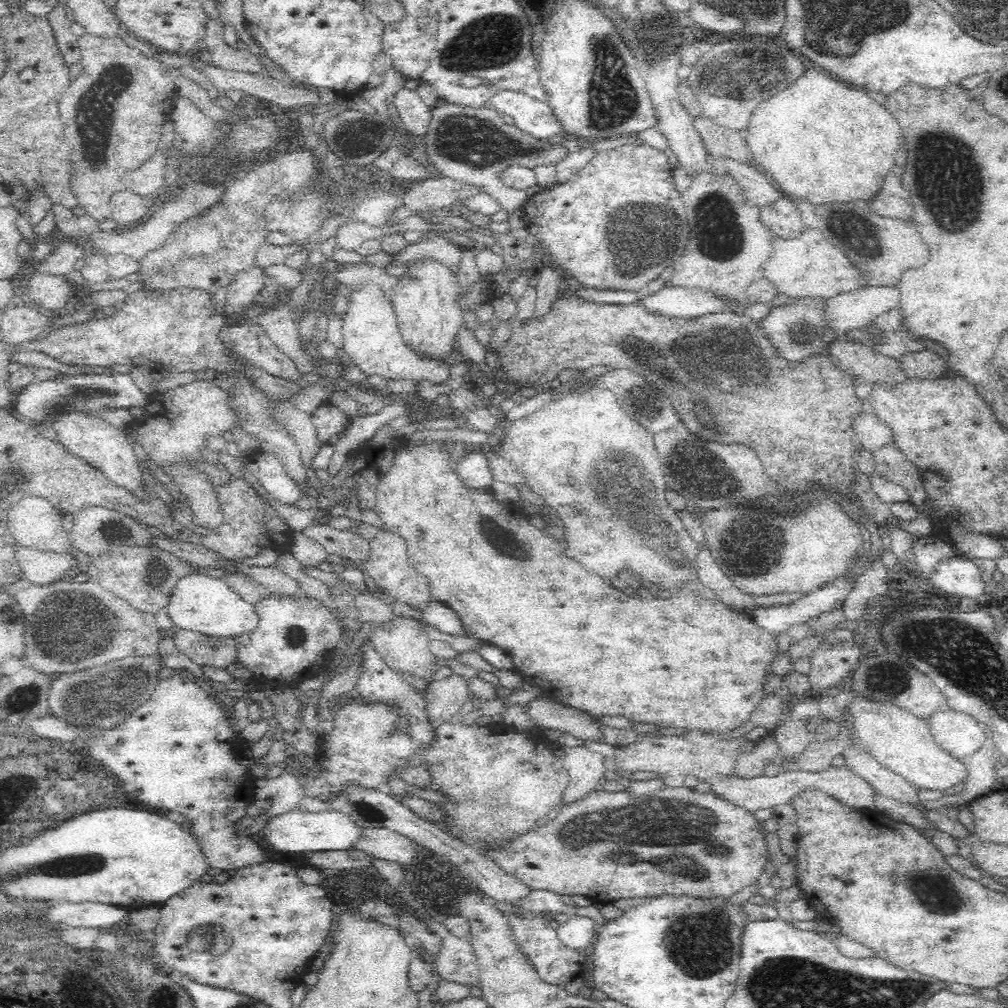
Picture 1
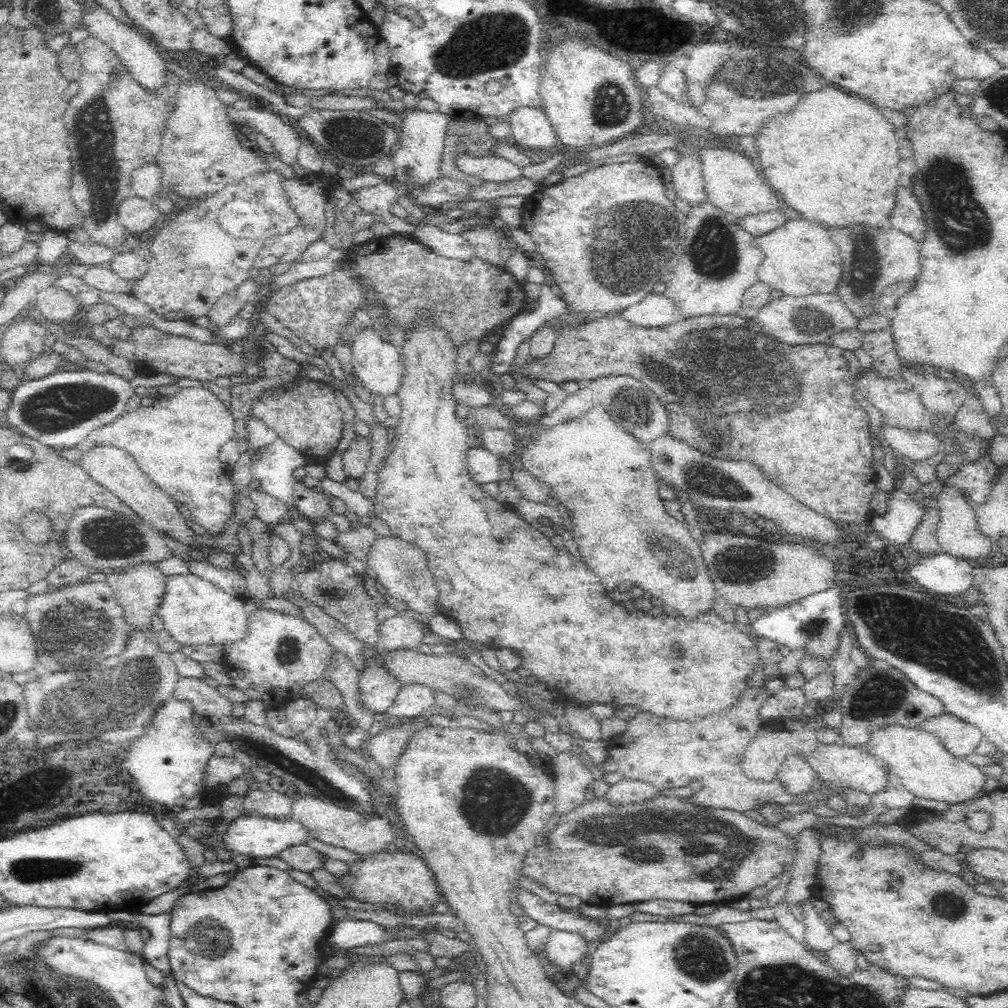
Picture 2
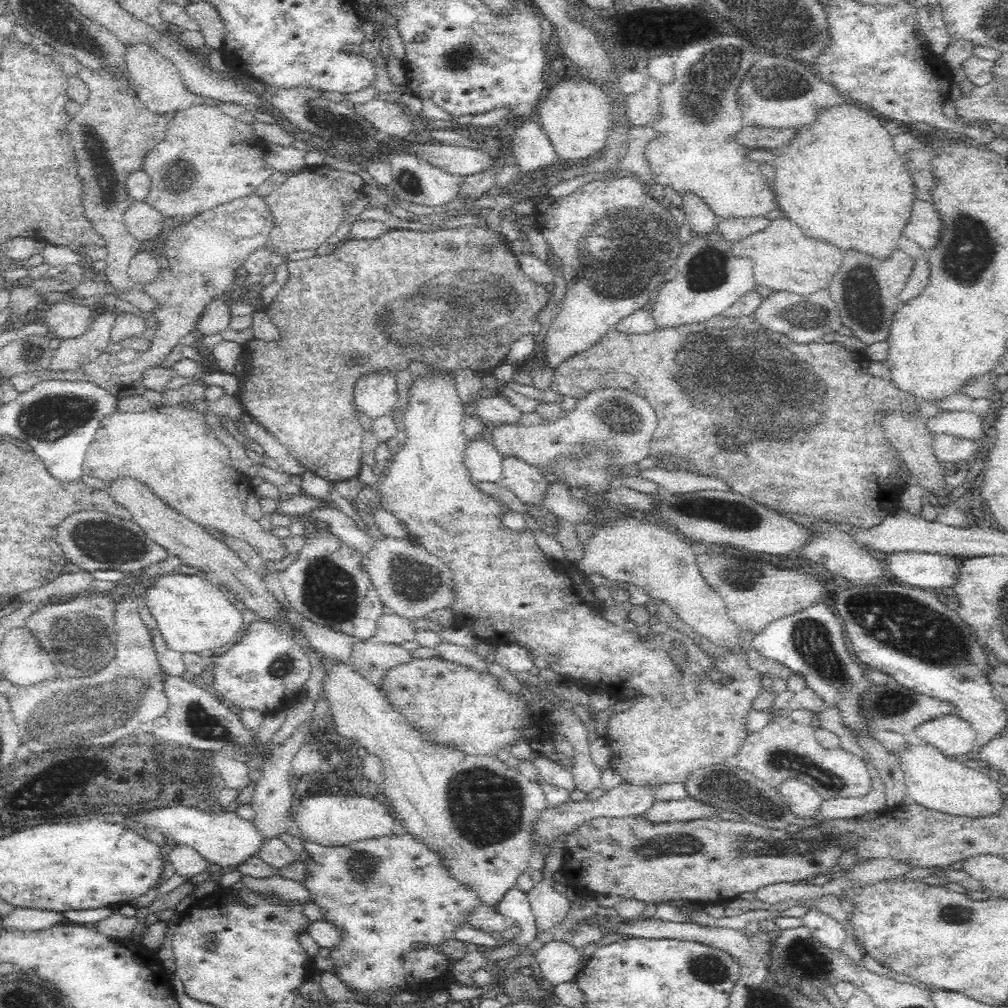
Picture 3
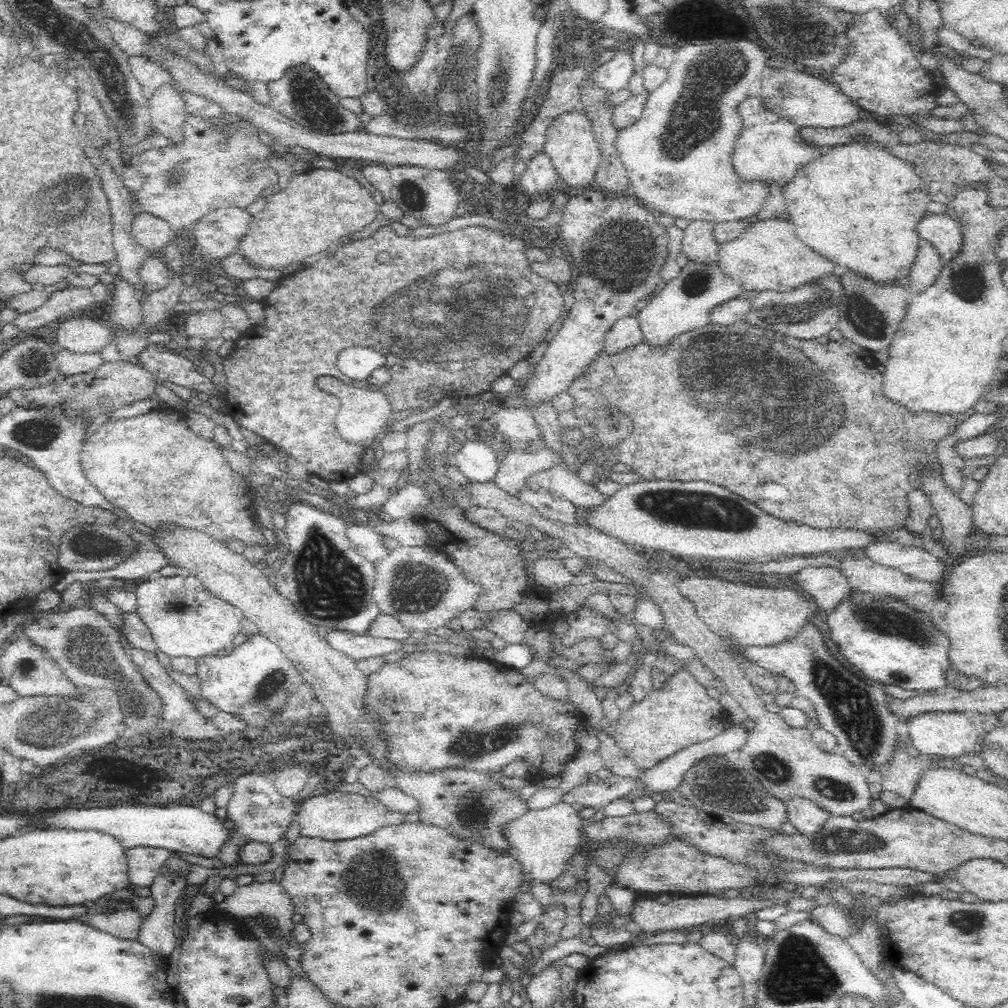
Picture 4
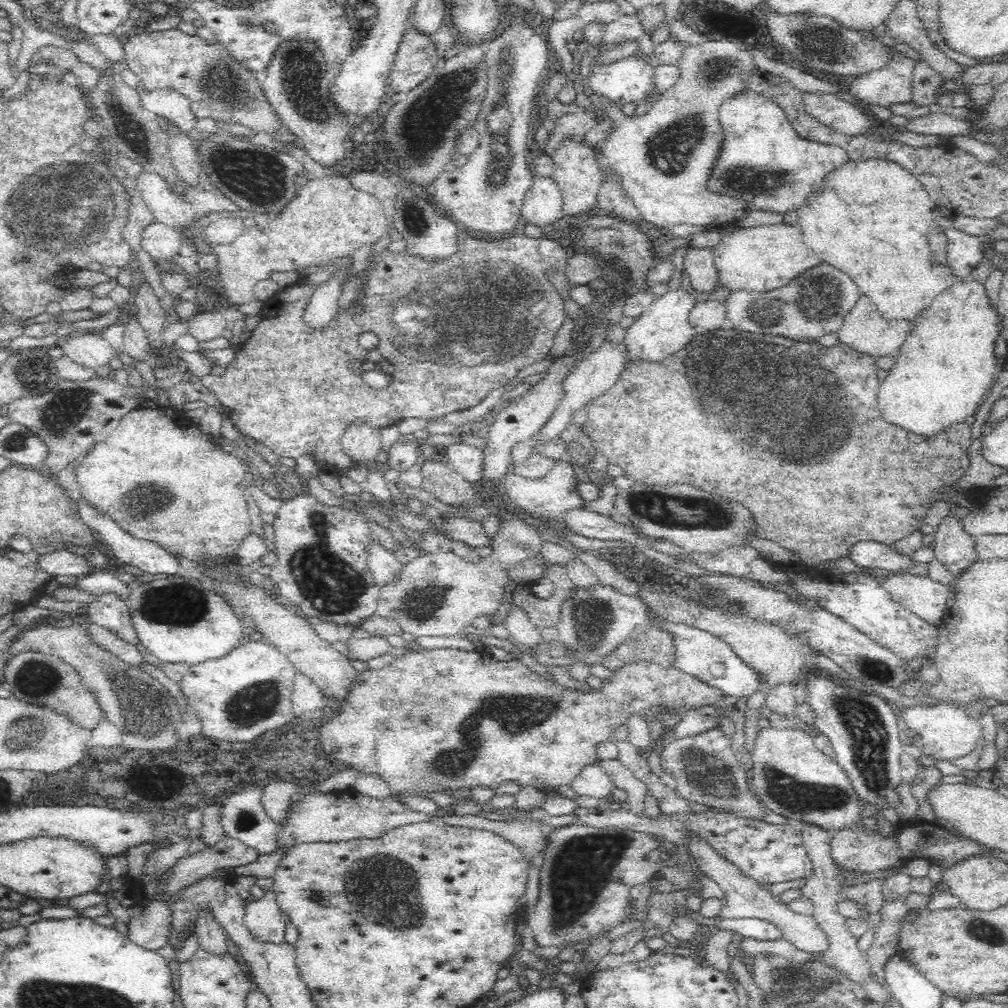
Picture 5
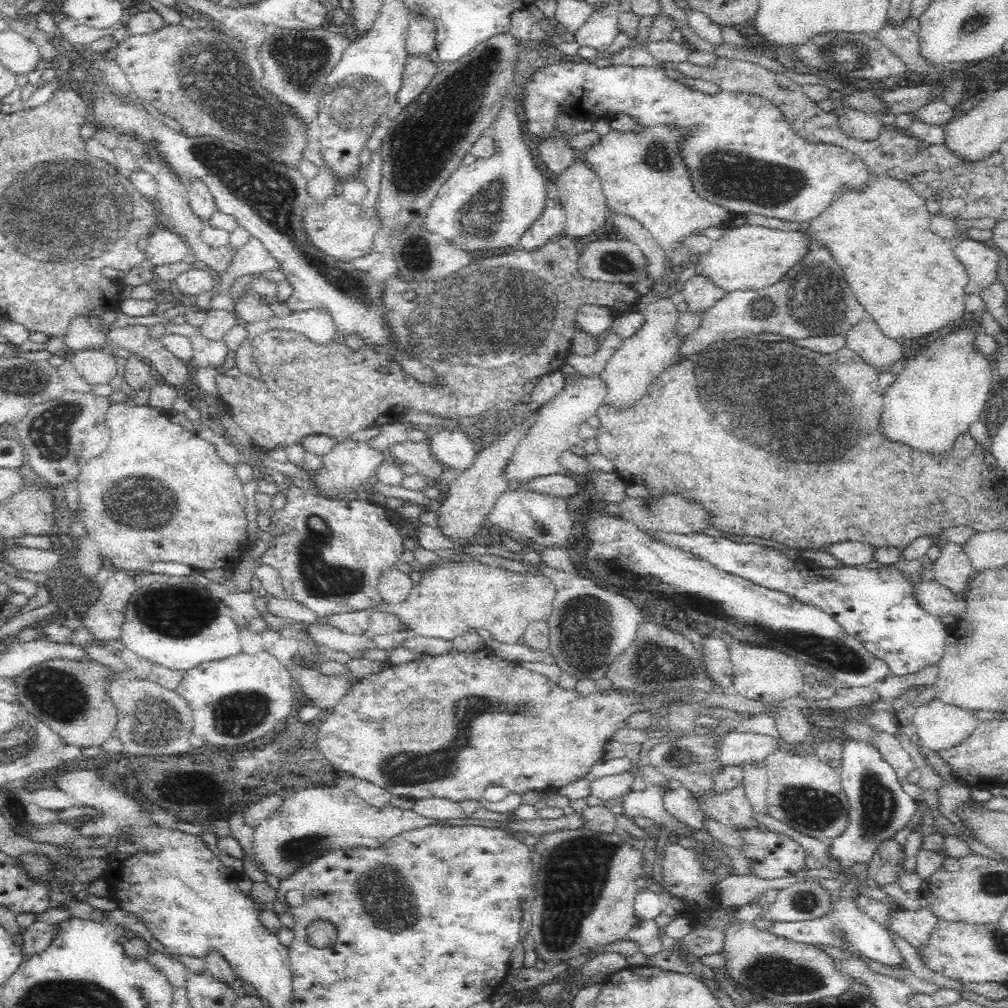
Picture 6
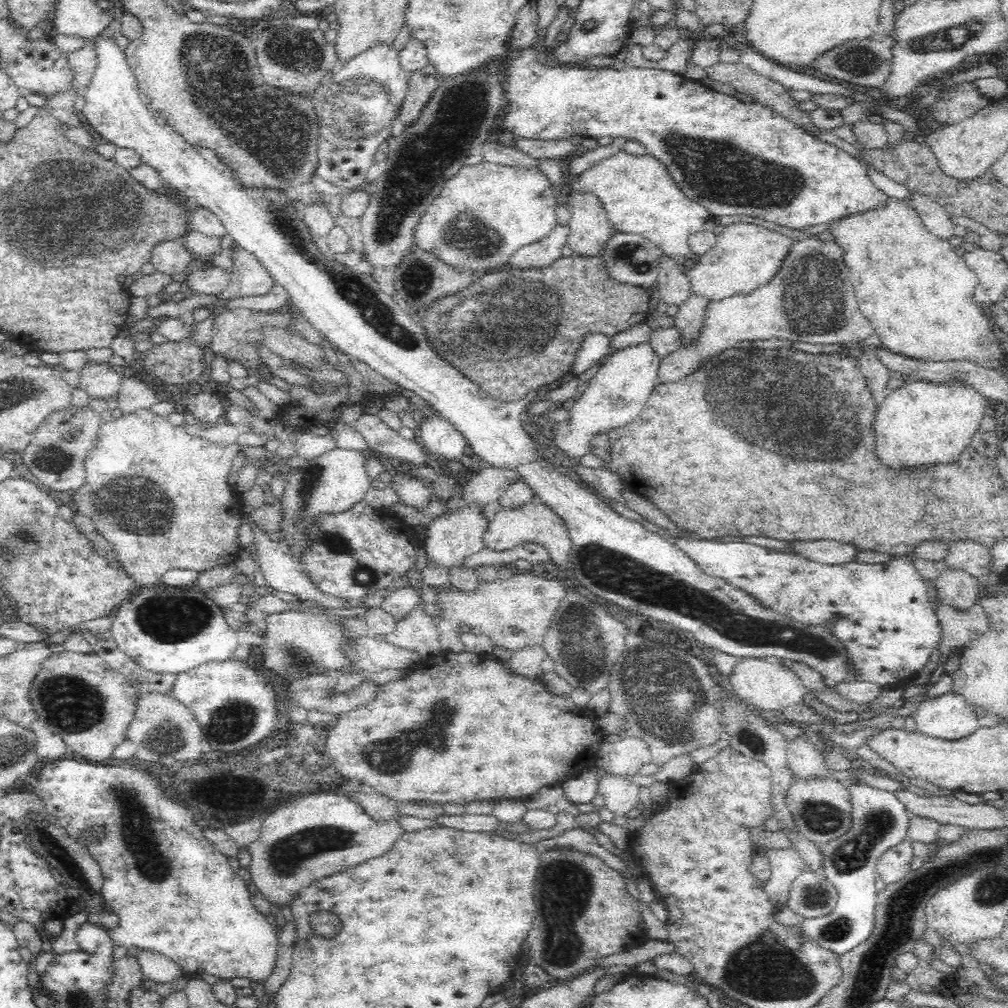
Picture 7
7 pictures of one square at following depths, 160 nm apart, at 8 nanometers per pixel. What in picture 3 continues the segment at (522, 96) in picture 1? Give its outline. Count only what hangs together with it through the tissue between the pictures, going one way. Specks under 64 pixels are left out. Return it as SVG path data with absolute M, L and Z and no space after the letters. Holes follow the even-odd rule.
M534 116L518 123L512 134L511 146L514 148L514 160L519 164L522 175L546 168L558 159L550 137Z

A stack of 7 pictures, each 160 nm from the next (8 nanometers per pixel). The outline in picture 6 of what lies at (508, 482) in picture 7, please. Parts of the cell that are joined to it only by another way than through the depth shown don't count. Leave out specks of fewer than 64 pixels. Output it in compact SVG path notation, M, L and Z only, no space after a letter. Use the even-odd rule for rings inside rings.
M576 374L571 378L566 378L563 390L554 396L554 400L546 402L544 406L537 408L536 419L530 432L521 440L513 451L512 458L508 460L506 466L506 479L511 485L519 485L524 481L558 473L561 464L558 455L575 445L582 447L584 441L578 437L579 427L588 418L597 415L600 407L603 406L607 398L606 381L598 376L581 376Z

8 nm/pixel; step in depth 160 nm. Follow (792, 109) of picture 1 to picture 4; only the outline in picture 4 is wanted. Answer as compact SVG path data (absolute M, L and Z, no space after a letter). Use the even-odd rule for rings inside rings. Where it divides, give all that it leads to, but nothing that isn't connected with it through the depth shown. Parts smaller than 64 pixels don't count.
M858 134L856 140L852 140L848 144L825 146L815 159L806 161L800 168L797 168L794 176L789 181L786 181L781 189L786 208L788 208L786 218L794 224L796 234L800 236L800 240L804 240L804 244L808 244L808 247L812 248L812 250L820 252L821 256L834 260L836 264L848 266L848 268L852 268L856 272L862 272L862 274L866 274L866 276L870 276L874 280L880 280L881 284L888 282L888 280L894 280L894 278L900 278L902 272L908 272L908 268L910 268L910 264L914 260L916 248L918 248L918 236L914 234L916 222L926 212L932 197L928 192L928 187L923 183L923 180L912 166L894 156L885 146L874 142L868 134Z

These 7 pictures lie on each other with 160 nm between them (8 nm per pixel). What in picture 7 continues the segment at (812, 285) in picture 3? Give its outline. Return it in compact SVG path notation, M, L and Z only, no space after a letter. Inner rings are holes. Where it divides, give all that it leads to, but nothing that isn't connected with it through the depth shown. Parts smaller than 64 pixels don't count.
M732 223L718 234L716 244L697 263L685 265L691 291L709 300L723 300L734 295L745 296L772 281L790 255L792 237L752 223Z

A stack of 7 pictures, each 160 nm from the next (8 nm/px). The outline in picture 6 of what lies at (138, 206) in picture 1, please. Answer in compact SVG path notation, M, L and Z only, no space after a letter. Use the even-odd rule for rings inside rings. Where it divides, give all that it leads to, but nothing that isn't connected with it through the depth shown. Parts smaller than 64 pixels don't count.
M163 225L148 236L145 252L147 260L152 262L154 267L158 267L162 264L182 262L191 251L178 233Z

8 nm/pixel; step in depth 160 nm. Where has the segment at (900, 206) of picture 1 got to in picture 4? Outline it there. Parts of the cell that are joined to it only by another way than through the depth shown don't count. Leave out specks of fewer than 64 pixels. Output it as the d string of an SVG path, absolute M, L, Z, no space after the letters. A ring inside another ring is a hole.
M926 211L915 230L920 240L928 240L928 244L938 252L941 260L952 260L956 256L961 243L959 222L947 212L932 214Z

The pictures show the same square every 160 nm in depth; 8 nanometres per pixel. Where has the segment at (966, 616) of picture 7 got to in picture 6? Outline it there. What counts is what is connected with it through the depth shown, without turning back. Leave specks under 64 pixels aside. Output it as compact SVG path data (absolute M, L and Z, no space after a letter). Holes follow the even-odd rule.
M912 580L913 597L916 604L931 615L942 617L946 614L958 620L965 607L964 598L958 599L948 587L936 580Z

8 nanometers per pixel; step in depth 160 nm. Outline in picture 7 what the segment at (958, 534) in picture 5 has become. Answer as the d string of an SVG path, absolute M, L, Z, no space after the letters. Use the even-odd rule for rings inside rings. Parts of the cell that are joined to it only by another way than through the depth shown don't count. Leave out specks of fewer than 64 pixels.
M941 563L935 581L938 600L958 609L967 609L978 602L979 580L970 573Z

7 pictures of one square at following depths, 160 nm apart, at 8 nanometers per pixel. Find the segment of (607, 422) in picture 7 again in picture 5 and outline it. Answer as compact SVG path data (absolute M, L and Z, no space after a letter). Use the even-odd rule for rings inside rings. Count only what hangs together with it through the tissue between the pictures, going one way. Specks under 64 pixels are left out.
M670 288L664 296L654 300L646 307L640 316L634 318L633 324L627 329L625 342L628 345L628 360L646 359L659 361L677 353L684 345L688 344L696 334L695 329L690 325L688 316L690 310L699 304L697 295L703 293L690 292L688 288Z

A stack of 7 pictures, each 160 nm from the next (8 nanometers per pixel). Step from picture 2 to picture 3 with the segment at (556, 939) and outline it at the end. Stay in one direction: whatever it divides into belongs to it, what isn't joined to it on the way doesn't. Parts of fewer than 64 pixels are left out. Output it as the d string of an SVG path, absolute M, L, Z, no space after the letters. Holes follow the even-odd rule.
M550 940L534 957L541 976L554 986L572 982L583 966L582 954L568 940Z

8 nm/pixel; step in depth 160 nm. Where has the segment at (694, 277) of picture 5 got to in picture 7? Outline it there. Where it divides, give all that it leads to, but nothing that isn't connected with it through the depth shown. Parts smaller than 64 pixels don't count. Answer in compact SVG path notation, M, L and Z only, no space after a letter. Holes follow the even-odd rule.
M690 292L690 296L684 300L684 304L680 304L677 314L675 315L674 325L683 333L685 342L692 342L700 328L704 323L704 314L711 300L697 294L696 292Z

